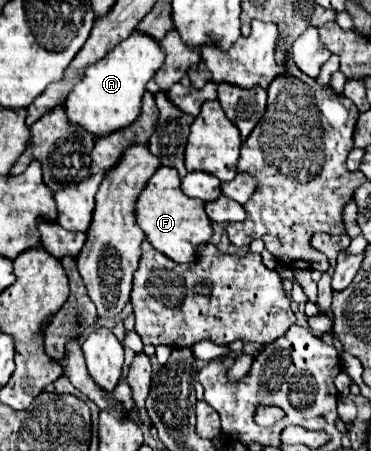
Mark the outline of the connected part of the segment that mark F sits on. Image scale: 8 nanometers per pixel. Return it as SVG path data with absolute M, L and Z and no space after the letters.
M159 167L139 195L137 223L149 237L151 245L177 263L195 263L199 245L207 243L213 235L211 221L205 213L205 203L183 195L179 175L173 167Z

